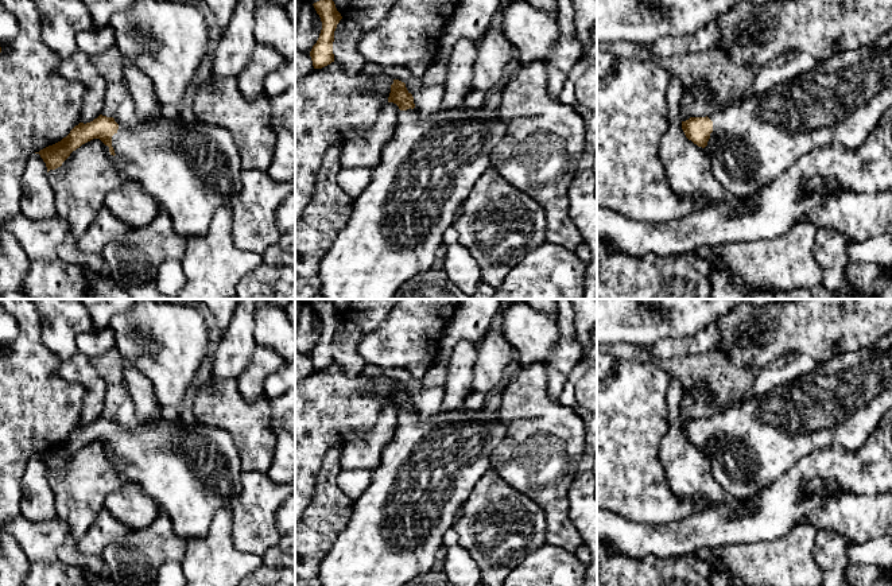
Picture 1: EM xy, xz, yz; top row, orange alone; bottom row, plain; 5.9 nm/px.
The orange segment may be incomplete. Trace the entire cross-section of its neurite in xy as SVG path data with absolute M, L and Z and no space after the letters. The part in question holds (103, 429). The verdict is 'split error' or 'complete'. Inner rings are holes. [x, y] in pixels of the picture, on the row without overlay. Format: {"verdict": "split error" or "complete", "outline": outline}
{"verdict": "split error", "outline": "M155 414L154 422L128 430L113 419L100 416L90 424L79 424L61 443L35 455L40 457L49 474L61 469L73 453L93 441L105 446L119 474L152 497L170 517L175 533L186 540L205 536L213 516L222 508L233 507L241 494L241 459L232 436L191 418L166 422Z"}

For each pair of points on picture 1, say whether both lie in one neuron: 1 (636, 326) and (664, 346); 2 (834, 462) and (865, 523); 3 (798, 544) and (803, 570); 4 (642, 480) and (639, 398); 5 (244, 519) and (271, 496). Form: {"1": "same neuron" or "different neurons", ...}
{"1": "different neurons", "2": "different neurons", "3": "same neuron", "4": "same neuron", "5": "same neuron"}

